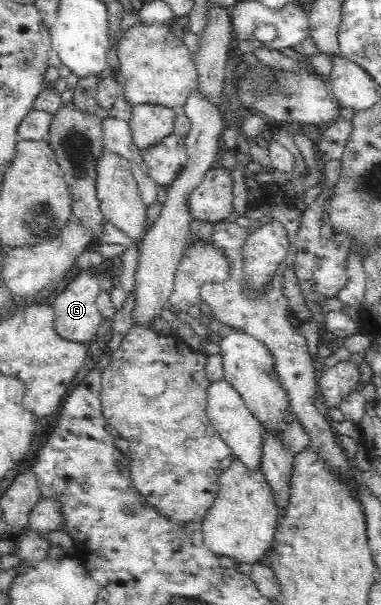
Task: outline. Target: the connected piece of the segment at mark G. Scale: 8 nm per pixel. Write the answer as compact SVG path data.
M96 270L81 271L73 282L55 298L52 306L55 312L54 328L57 334L73 342L91 343L103 322L97 307L97 298L101 294L100 282L101 277Z

